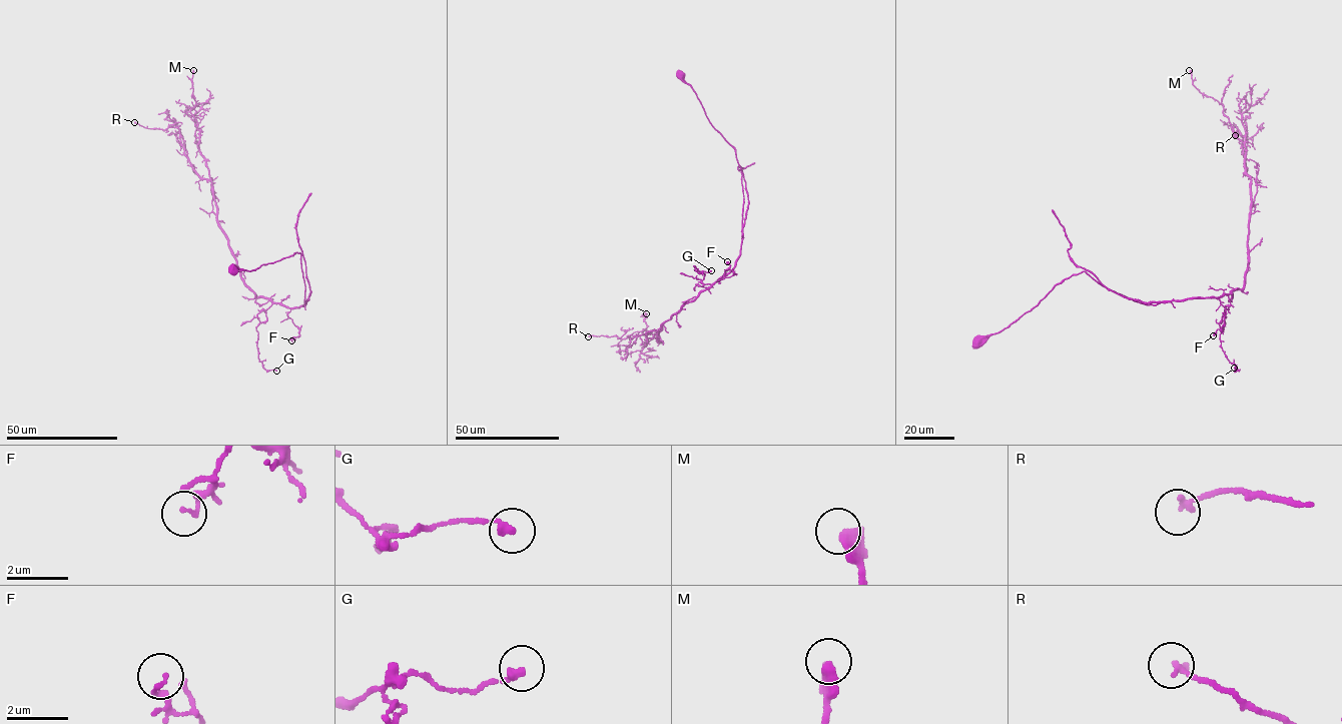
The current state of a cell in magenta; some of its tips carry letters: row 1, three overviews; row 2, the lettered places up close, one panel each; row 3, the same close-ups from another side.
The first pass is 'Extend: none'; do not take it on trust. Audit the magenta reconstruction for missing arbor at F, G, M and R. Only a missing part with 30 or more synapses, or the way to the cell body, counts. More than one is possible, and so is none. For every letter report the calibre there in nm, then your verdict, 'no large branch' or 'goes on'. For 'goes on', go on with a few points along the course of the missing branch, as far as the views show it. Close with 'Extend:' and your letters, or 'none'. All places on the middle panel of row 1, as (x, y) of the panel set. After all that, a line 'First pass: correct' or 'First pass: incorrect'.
F: 130 nm | no large branch
G: 240 nm | no large branch
M: 440 nm | no large branch
R: 190 nm | no large branch
Extend: none
First pass: correct

